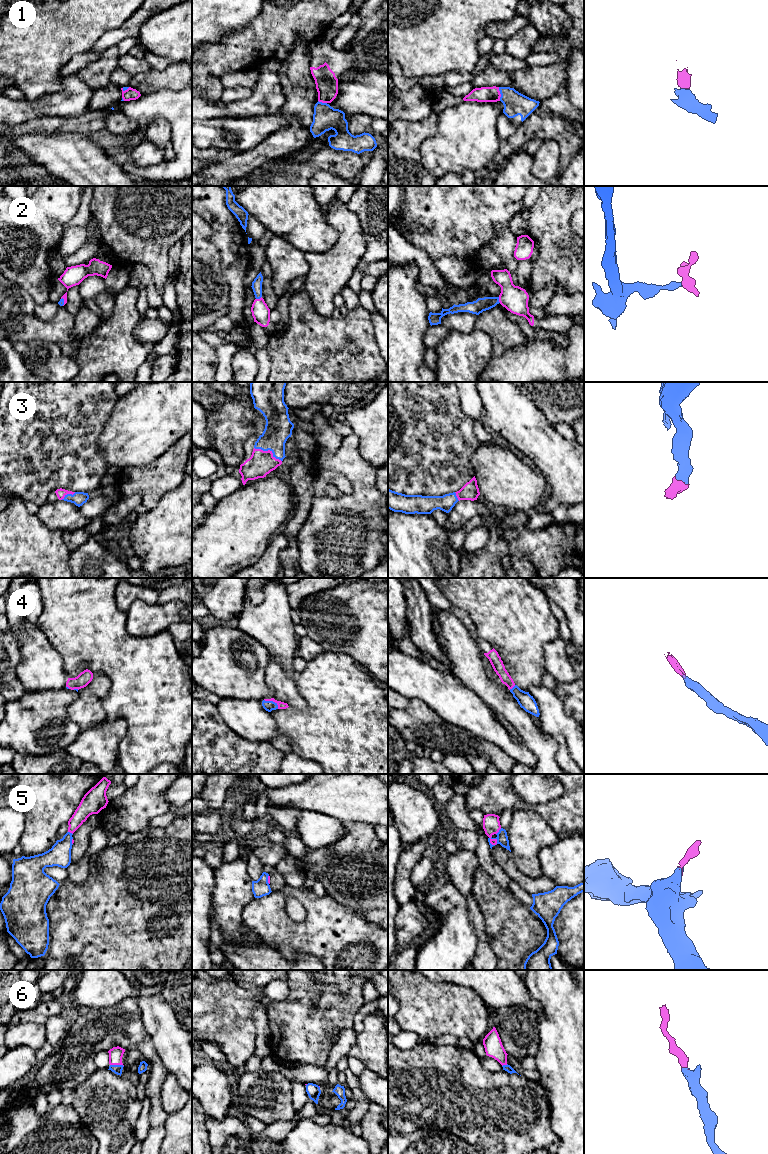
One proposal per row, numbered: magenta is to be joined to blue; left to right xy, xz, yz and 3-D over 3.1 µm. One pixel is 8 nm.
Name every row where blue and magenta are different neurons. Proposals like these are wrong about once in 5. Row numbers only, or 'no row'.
no row

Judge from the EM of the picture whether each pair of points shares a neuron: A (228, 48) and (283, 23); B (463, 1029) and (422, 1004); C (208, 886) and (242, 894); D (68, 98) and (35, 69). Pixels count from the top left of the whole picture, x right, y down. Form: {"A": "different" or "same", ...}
{"A": "same", "B": "same", "C": "different", "D": "different"}

